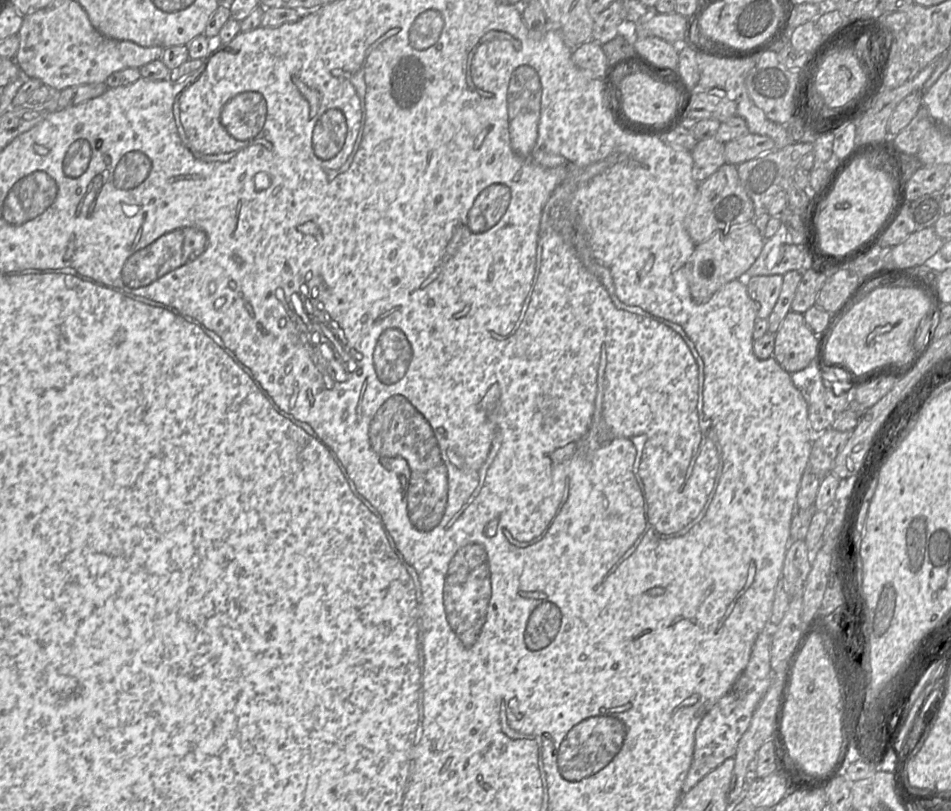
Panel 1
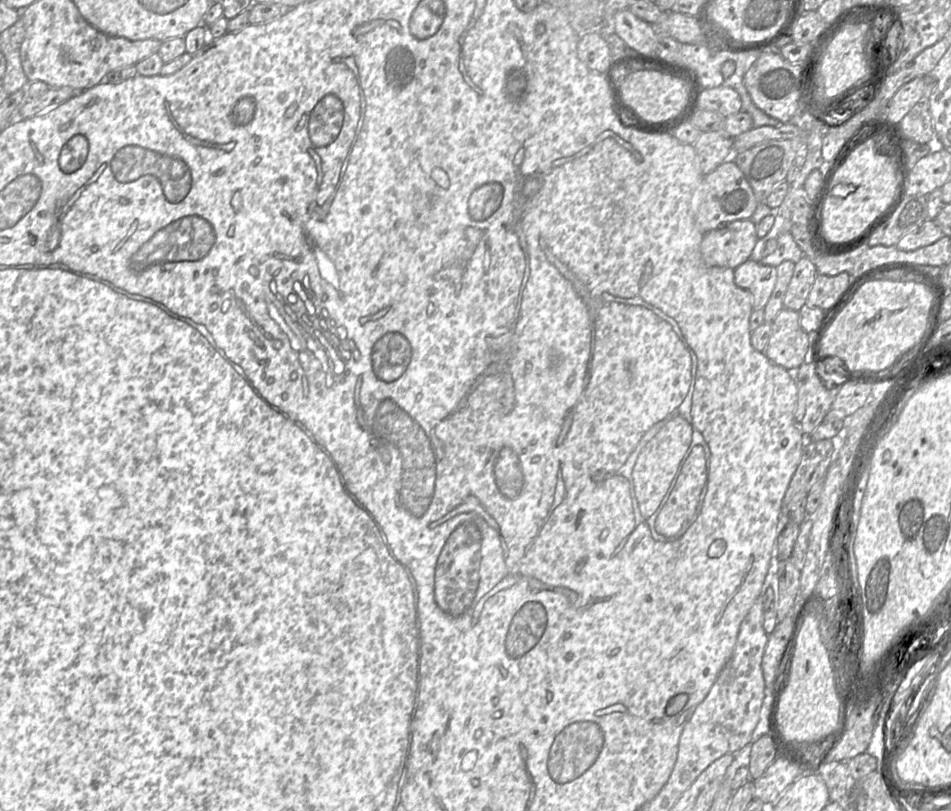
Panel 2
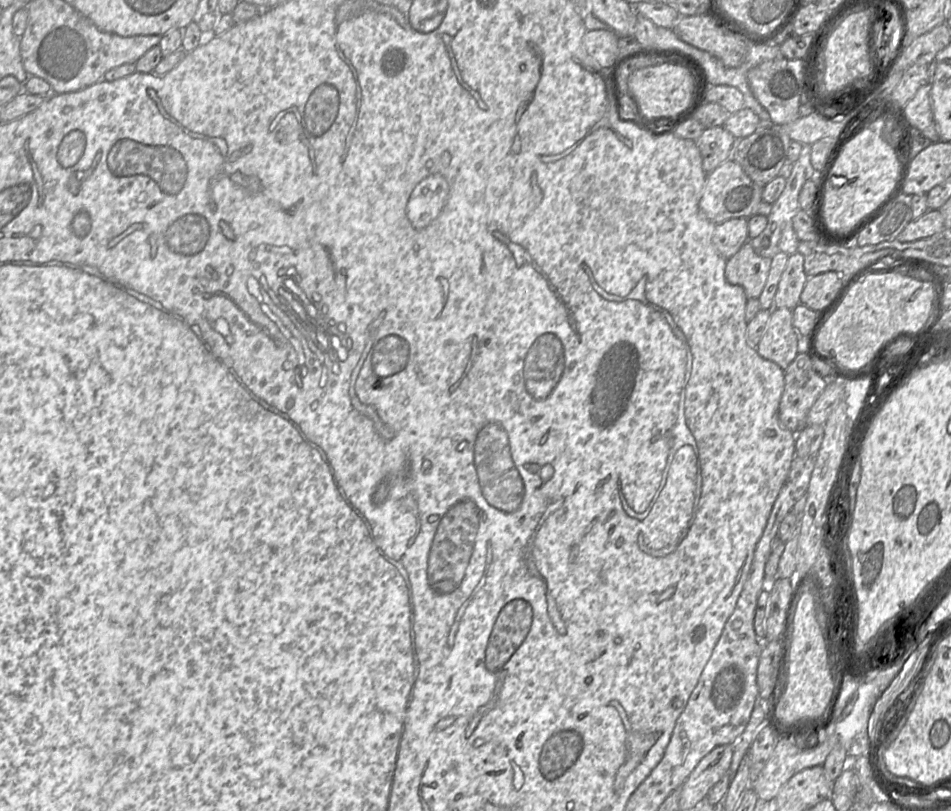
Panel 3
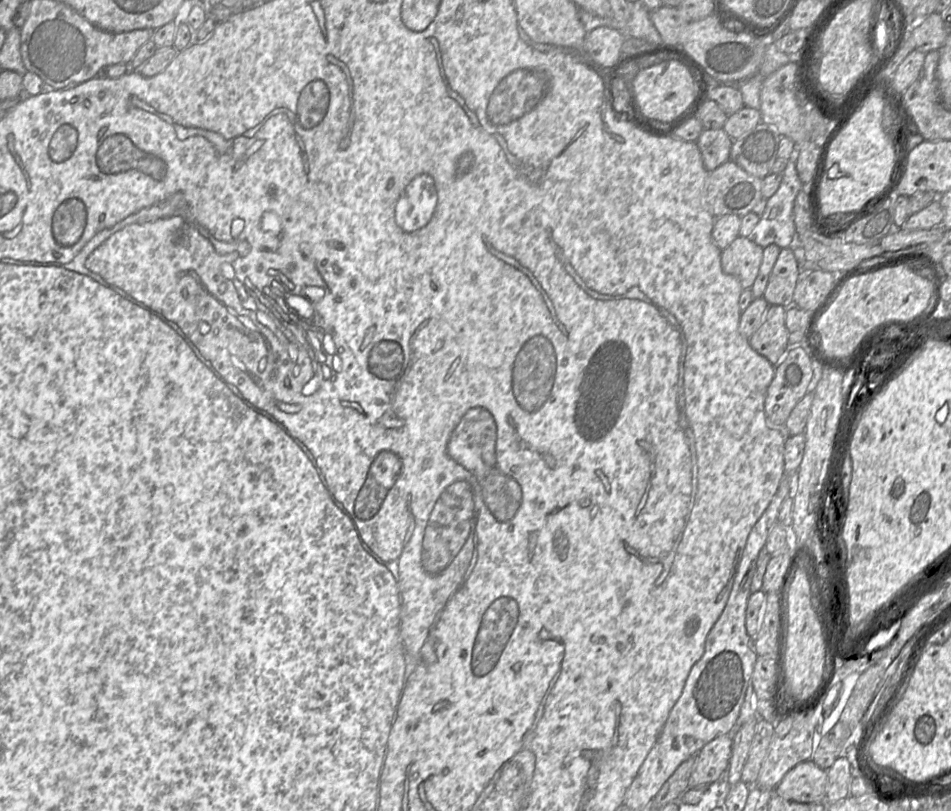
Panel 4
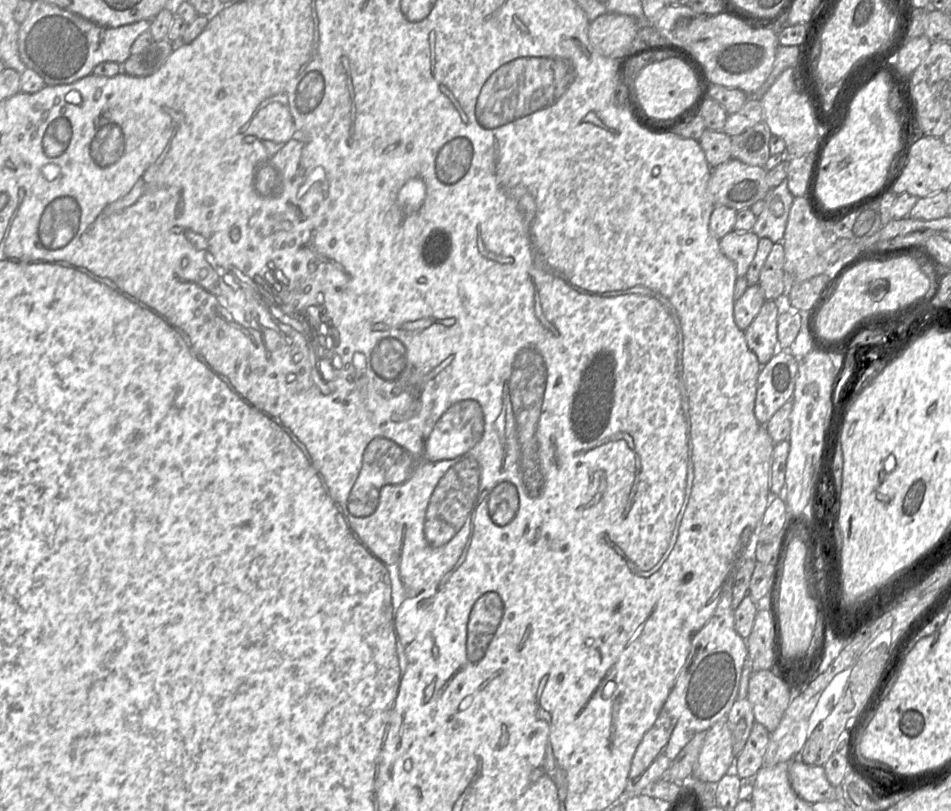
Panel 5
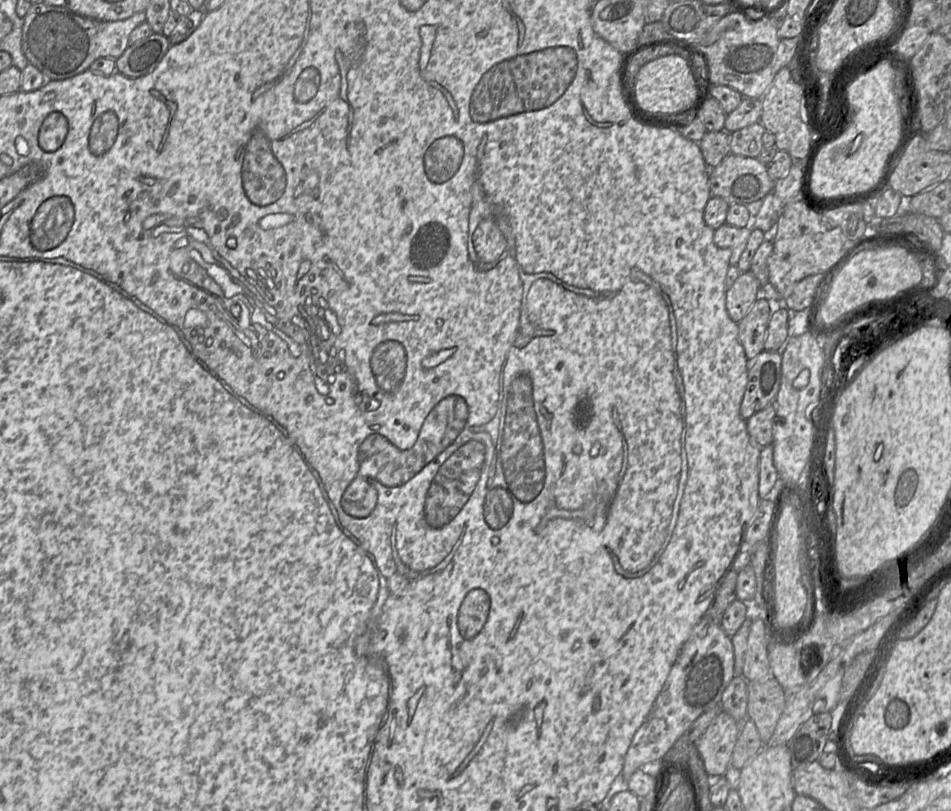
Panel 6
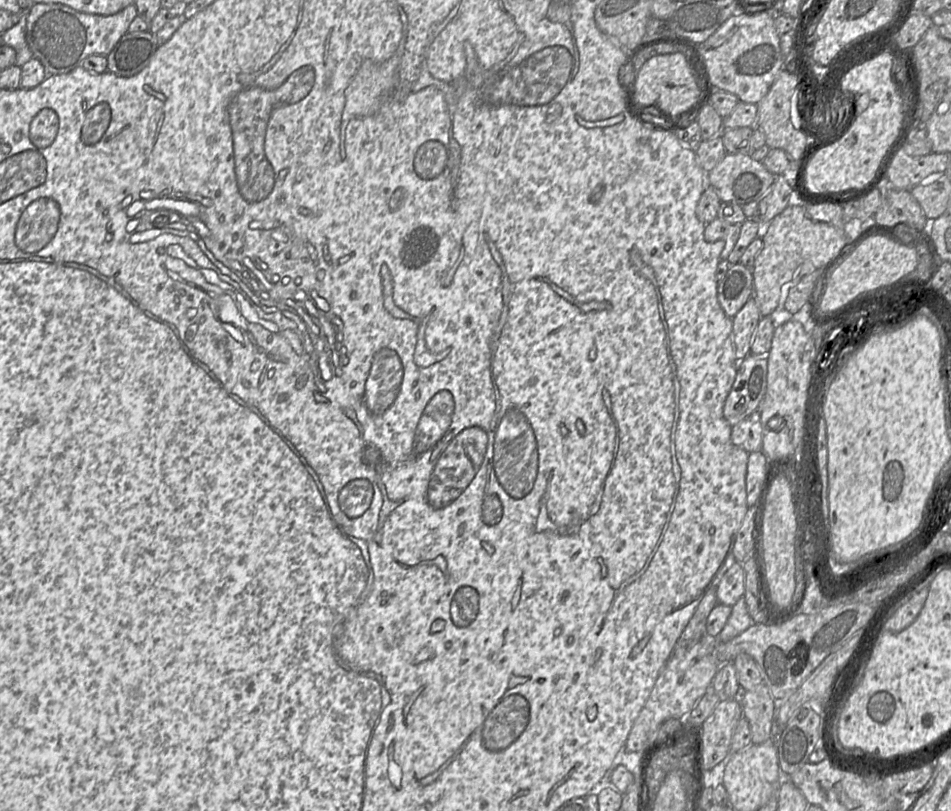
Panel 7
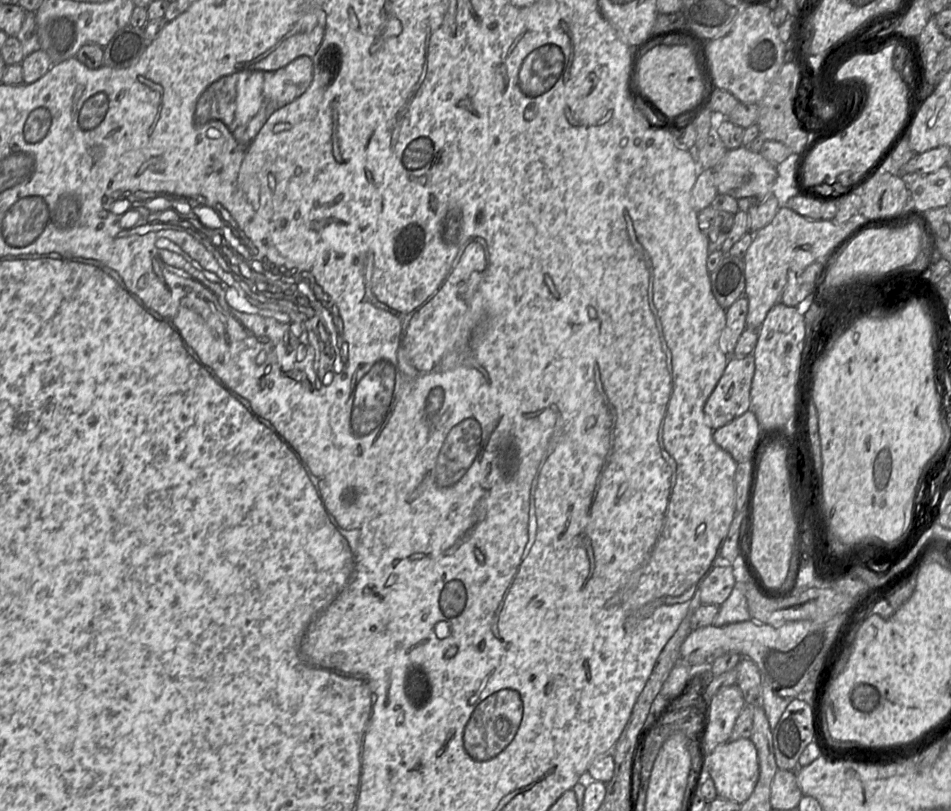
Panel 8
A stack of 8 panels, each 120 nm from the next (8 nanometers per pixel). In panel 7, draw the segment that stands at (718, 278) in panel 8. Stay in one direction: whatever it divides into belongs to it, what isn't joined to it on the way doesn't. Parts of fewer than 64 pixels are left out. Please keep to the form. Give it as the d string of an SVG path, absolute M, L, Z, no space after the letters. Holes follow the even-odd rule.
M735 263L717 283L718 302L730 318L733 318L753 296L753 274L750 268Z

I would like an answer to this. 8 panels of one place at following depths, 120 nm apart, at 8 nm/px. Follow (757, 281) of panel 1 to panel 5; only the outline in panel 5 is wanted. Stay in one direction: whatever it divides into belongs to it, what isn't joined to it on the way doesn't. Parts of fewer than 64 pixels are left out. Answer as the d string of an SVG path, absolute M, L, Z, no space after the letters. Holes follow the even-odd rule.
M732 230L719 240L721 252L734 262L738 276L745 277L756 254L759 239L752 231Z

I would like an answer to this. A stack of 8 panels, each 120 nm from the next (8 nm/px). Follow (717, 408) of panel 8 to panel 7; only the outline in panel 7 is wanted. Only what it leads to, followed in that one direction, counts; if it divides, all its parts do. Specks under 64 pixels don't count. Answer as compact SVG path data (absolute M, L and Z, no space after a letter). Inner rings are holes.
M751 354L738 362L732 388L725 400L723 415L734 426L756 411L767 389L768 354Z

